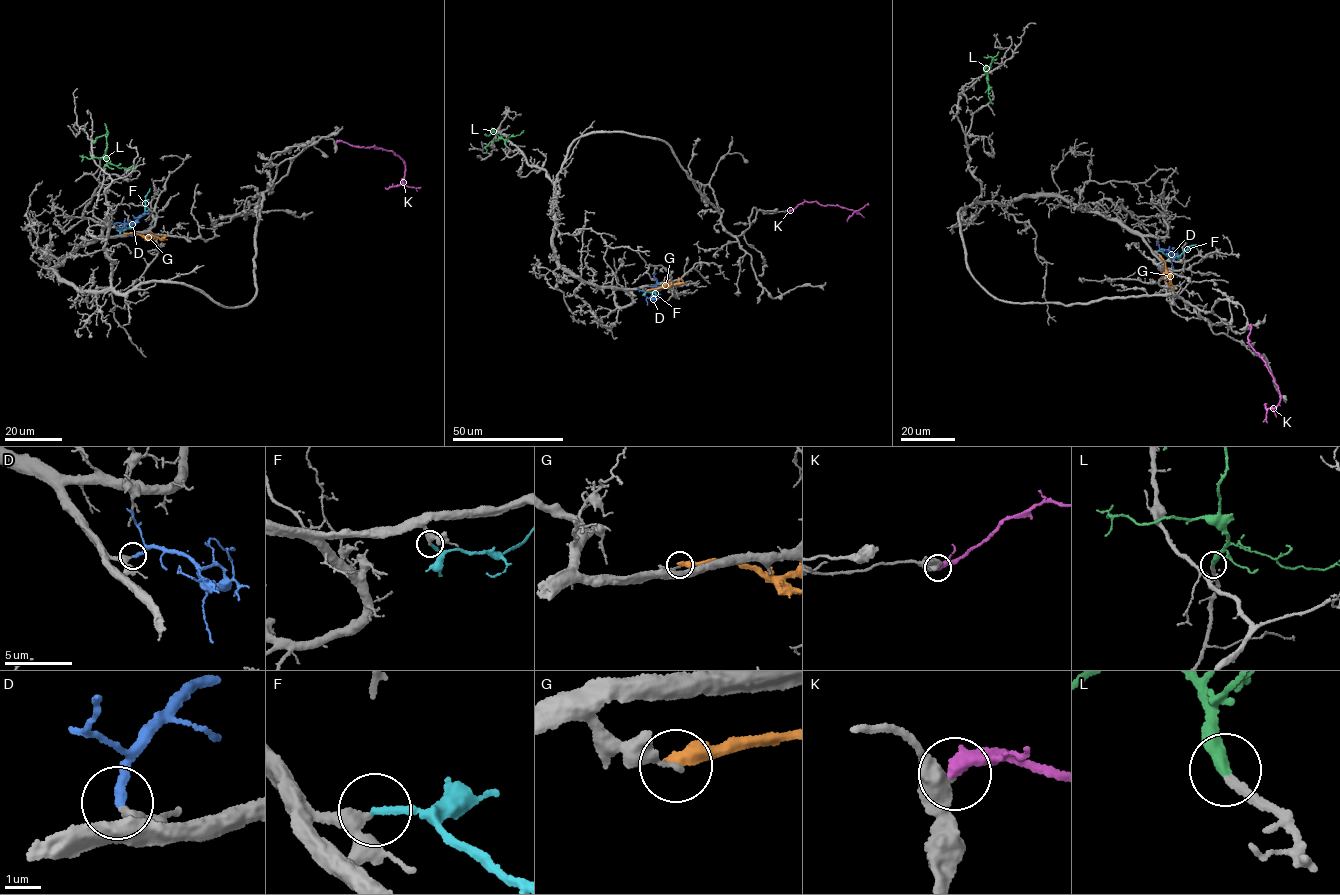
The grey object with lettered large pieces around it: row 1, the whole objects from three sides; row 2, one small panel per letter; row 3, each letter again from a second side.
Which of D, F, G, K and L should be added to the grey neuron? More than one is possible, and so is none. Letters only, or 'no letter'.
D, L

